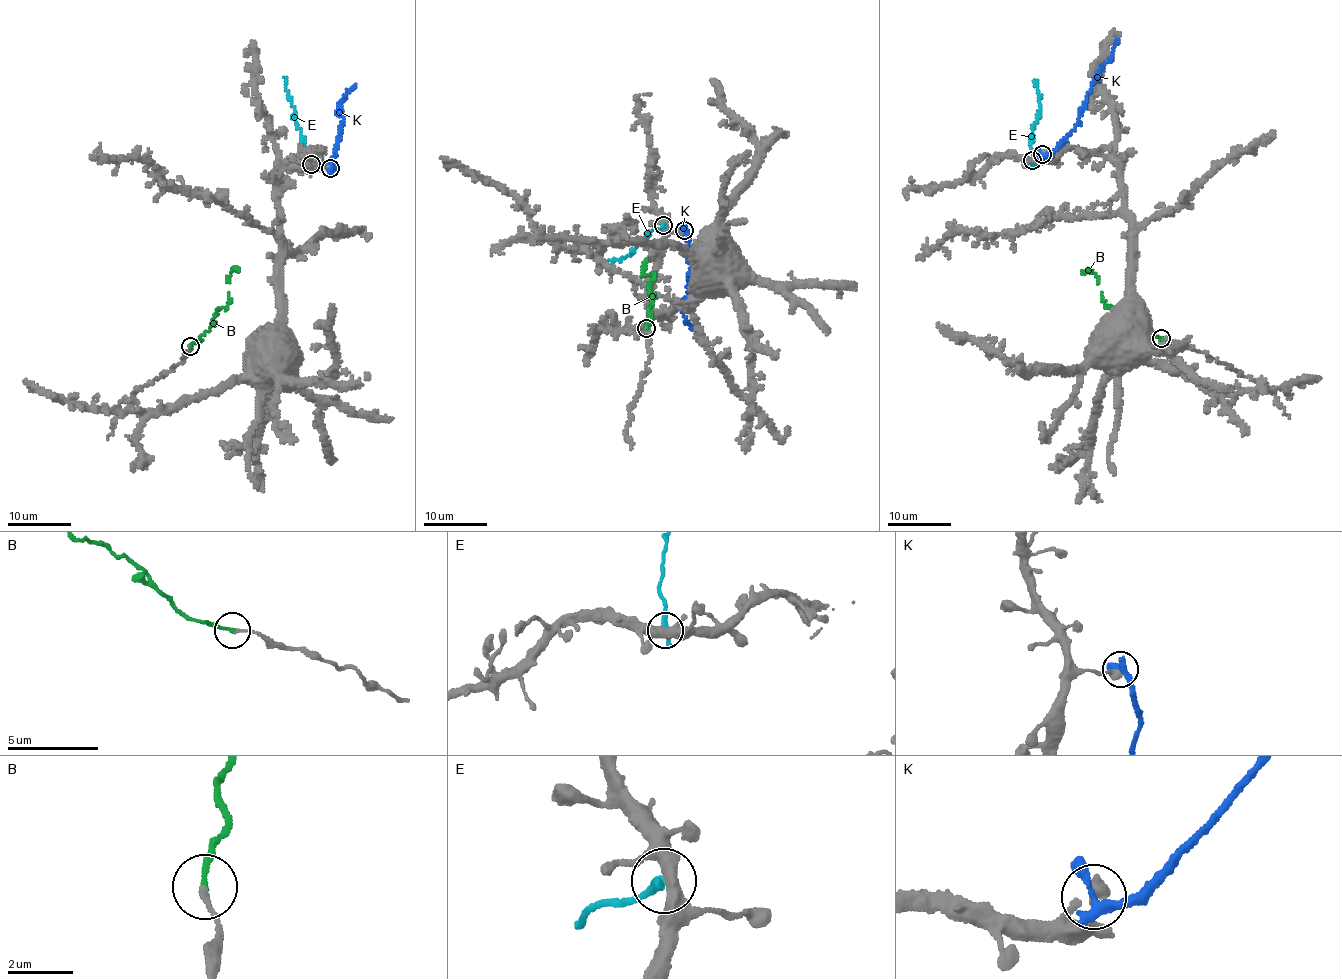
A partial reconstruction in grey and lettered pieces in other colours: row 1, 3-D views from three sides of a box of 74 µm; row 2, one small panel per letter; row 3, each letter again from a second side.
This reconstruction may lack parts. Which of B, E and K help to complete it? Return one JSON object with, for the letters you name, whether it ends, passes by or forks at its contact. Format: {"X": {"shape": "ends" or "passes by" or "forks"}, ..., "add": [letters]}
{"B": {"shape": "ends"}, "add": ["B"]}

